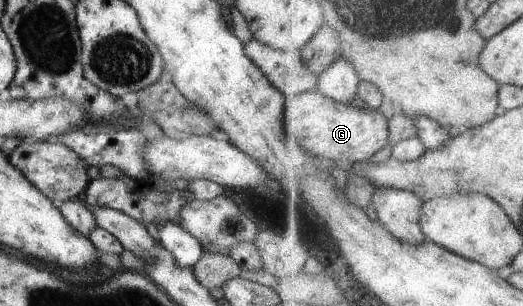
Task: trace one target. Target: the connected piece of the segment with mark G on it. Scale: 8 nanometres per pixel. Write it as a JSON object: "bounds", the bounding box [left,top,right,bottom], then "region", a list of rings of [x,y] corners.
{"bounds":[283,90,391,166],"region":[[[320,90],[290,95],[285,100],[283,127],[290,142],[299,141],[316,156],[340,165],[356,166],[367,163],[374,154],[391,144],[391,124],[388,116],[372,107],[359,108],[352,103],[341,103]]]}

